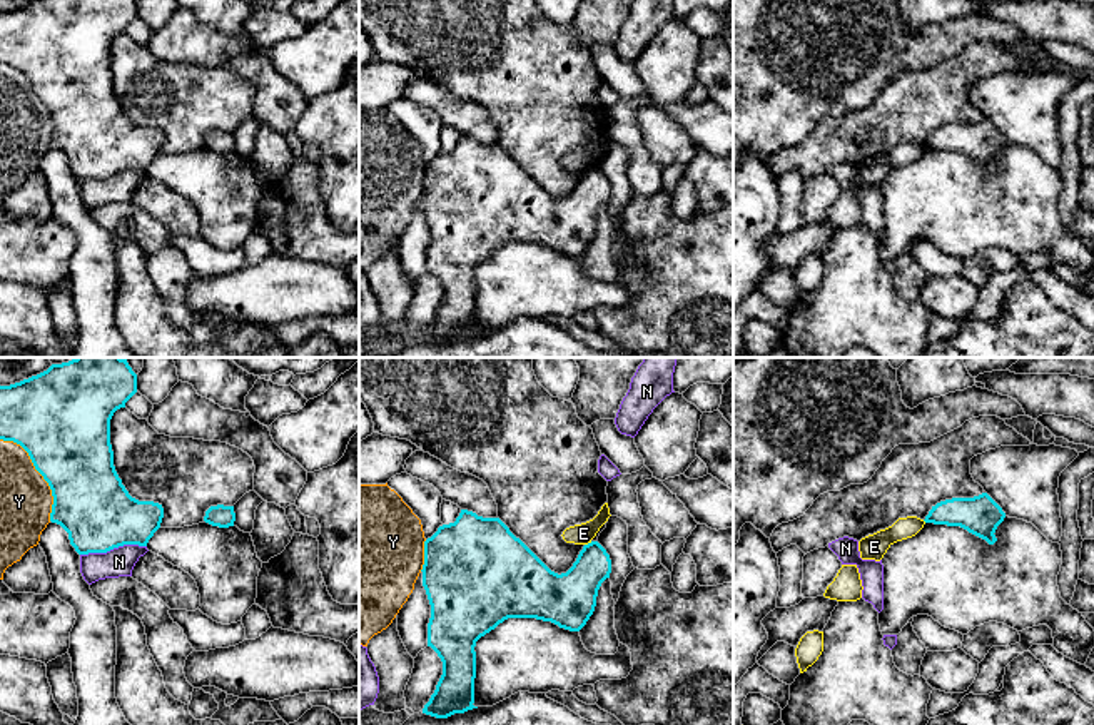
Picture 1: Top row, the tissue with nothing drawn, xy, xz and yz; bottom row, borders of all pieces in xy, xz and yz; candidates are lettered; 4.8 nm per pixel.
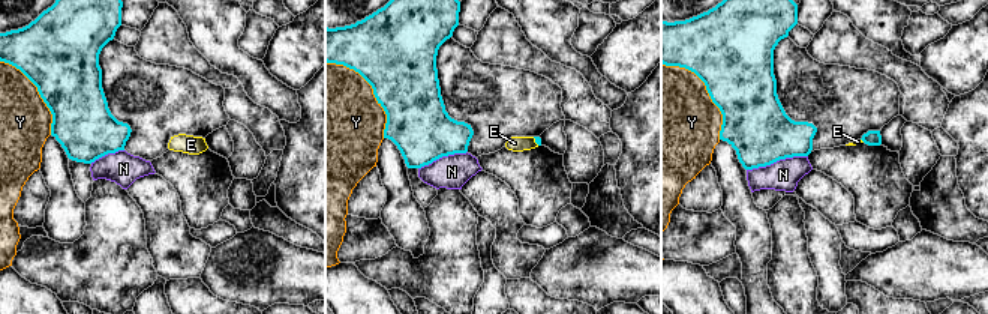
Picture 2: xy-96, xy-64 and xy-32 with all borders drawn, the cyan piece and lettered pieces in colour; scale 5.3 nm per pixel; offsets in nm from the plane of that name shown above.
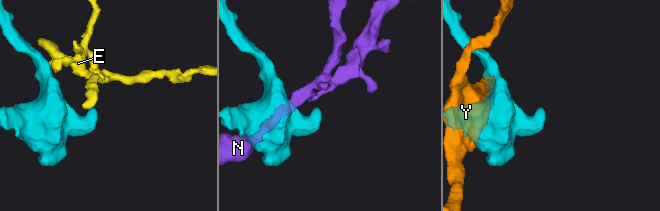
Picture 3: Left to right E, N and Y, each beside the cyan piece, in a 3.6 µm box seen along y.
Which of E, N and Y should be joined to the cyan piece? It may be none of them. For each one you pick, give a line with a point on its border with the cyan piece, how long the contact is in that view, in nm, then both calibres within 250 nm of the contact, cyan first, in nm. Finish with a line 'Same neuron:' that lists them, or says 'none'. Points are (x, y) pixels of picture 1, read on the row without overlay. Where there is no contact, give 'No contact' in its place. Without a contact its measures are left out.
Same neuron: none

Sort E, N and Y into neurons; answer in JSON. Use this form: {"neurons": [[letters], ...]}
{"neurons": [["E"], ["N"], ["Y"]]}

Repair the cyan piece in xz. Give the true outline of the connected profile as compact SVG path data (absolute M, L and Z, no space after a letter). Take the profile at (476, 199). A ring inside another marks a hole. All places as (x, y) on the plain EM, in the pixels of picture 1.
M461 135L454 149L443 150L424 167L423 212L431 244L428 272L443 287L443 301L423 339L448 344L474 332L476 267L508 244L536 244L580 257L596 232L601 209L610 204L606 175L591 167L566 199L551 197L499 144Z

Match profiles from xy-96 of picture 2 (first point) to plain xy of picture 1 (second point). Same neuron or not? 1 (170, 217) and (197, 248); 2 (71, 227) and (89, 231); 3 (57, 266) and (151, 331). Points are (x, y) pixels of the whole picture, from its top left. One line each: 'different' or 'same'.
1: different
2: same
3: same

